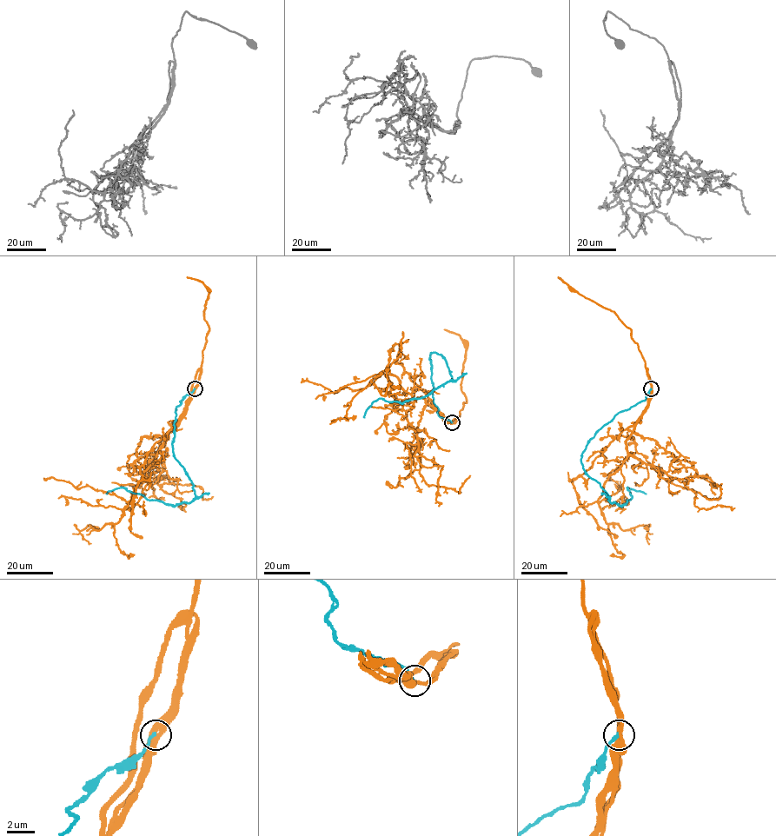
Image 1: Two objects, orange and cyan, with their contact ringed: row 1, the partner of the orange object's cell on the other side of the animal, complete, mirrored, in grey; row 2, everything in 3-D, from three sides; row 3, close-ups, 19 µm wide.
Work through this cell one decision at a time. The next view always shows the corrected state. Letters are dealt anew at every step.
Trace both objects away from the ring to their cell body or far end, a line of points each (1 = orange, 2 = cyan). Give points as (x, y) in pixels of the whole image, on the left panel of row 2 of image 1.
1: (195, 388), (124, 514), (116, 523), (99, 530), (88, 526), (80, 532), (90, 543)
2: (195, 388), (175, 408), (172, 443), (174, 457), (193, 484), (195, 497), (175, 505), (121, 487), (107, 494)

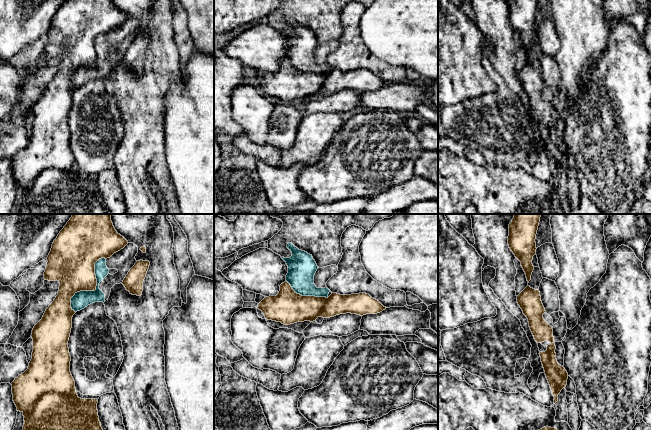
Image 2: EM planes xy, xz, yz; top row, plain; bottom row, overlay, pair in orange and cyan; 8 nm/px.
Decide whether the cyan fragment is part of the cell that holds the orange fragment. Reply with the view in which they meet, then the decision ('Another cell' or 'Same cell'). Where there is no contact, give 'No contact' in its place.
Touches orange in xy. Another cell

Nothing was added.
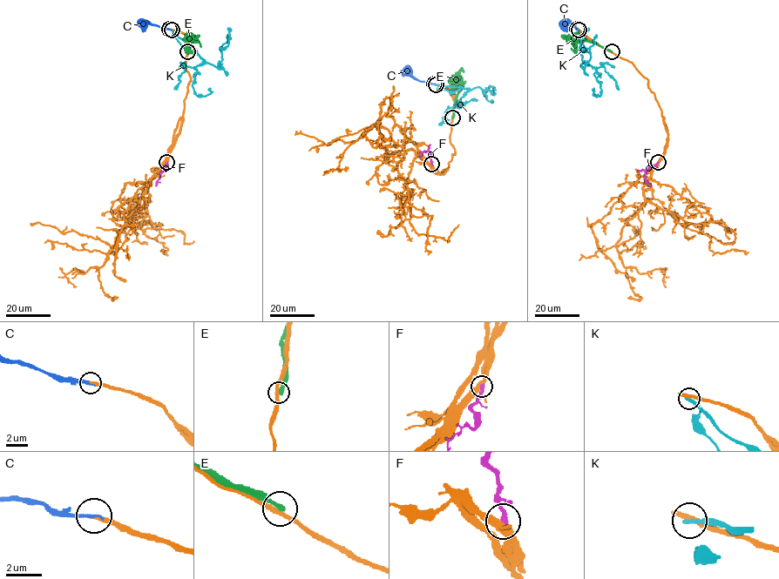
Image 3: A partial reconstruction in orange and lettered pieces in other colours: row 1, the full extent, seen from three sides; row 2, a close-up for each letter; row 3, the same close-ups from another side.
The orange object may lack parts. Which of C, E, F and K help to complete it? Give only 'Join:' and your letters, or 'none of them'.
Join: C

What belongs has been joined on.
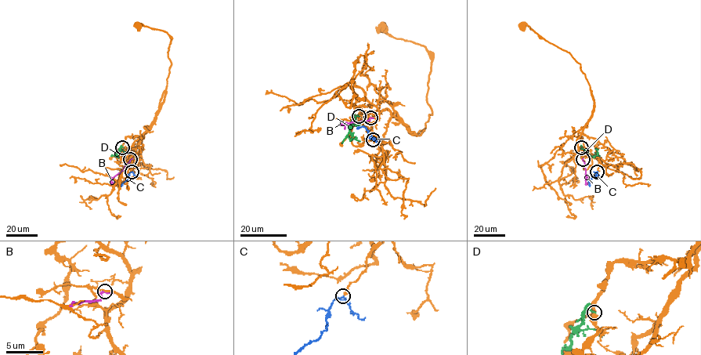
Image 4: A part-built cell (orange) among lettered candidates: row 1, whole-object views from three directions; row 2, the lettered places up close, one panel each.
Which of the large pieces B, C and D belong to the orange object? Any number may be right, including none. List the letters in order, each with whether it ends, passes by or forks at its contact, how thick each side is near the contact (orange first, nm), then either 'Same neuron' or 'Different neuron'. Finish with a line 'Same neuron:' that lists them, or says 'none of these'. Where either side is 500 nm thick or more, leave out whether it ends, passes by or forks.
B: It passes by. Thickness 140 nm (orange) against 200 nm. Different neuron
C: It passes by. Thickness 240 nm (orange) against 150 nm. Same neuron
D: Thickness 500 nm (orange) against 140 nm. Different neuron
Same neuron: C

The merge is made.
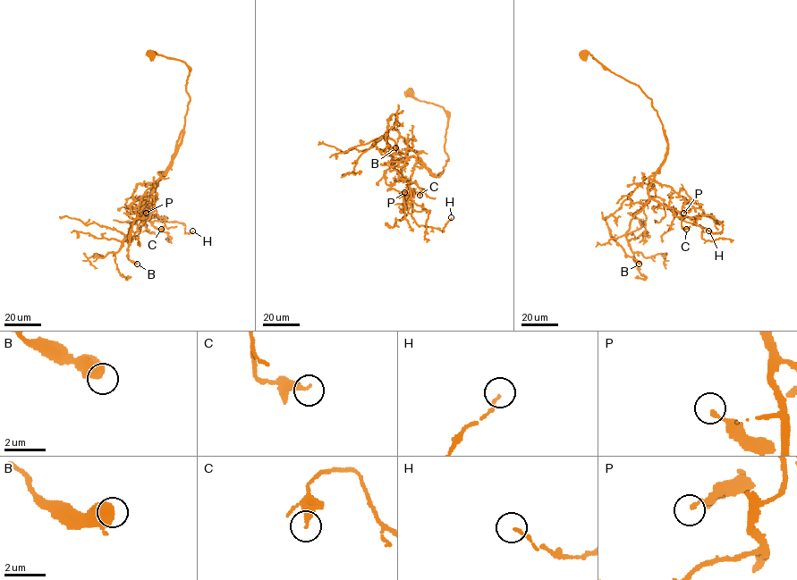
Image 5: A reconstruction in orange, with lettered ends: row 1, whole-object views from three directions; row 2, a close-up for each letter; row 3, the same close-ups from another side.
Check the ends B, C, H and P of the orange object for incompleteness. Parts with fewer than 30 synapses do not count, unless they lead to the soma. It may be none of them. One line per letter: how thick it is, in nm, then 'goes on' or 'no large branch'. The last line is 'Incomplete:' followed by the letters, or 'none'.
B: 650 nm | no large branch
C: 240 nm | no large branch
H: 120 nm | no large branch
P: 180 nm | no large branch
Incomplete: none

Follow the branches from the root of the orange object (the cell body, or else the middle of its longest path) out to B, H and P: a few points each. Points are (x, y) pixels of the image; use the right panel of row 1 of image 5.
B: (582, 54), (588, 52), (637, 85), (651, 100), (666, 138), (663, 164), (605, 219), (611, 237), (639, 264)
H: (582, 54), (651, 100), (667, 154), (648, 194), (684, 216), (710, 214), (722, 223), (720, 232), (708, 231)
P: (582, 54), (651, 100), (667, 141), (653, 180), (691, 203), (683, 213)

